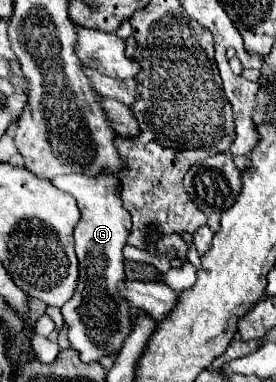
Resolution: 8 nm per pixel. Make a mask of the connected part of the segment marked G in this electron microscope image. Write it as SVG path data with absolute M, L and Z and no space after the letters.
M82 174L56 176L52 178L52 184L72 194L82 212L82 220L74 228L80 276L76 292L62 306L62 318L68 326L68 342L80 354L82 362L98 362L102 356L116 356L132 332L130 304L118 288L120 282L126 280L122 248L126 246L130 234L130 214L122 206L122 200L116 196L116 178L110 174L96 178Z

